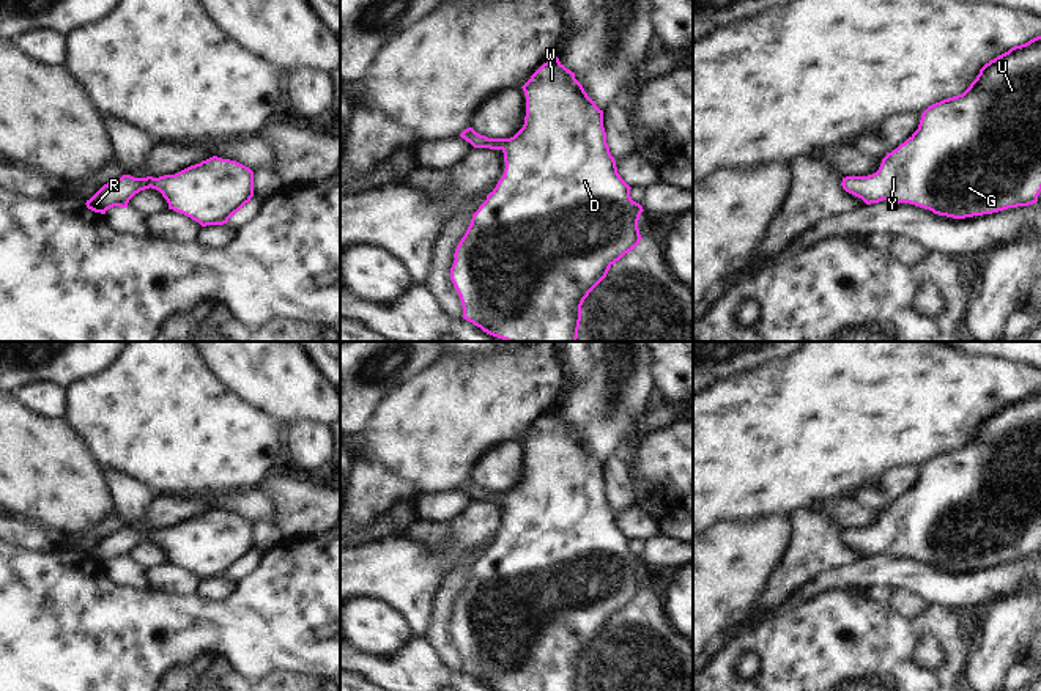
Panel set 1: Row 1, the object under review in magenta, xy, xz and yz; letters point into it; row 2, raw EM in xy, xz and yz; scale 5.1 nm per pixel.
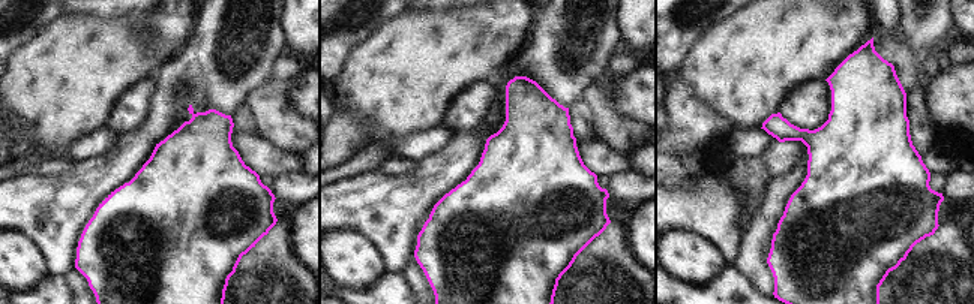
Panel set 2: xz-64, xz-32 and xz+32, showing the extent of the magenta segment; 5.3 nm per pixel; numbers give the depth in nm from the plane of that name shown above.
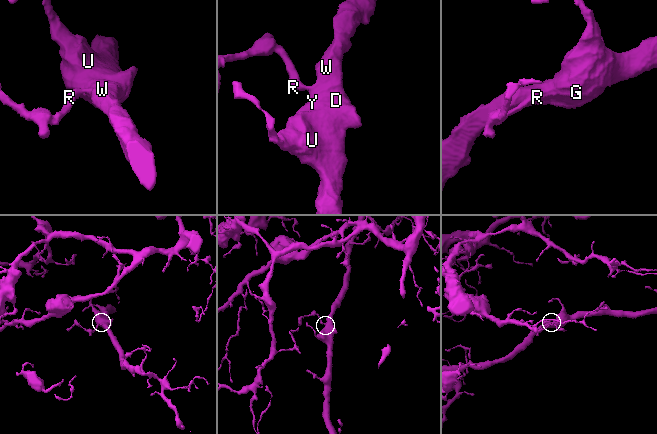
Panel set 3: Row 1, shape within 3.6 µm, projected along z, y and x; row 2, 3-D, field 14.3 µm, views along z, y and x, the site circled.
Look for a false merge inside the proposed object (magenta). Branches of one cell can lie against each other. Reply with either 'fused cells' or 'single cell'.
single cell

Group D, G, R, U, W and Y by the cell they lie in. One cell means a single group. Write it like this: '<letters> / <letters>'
D G R U W Y

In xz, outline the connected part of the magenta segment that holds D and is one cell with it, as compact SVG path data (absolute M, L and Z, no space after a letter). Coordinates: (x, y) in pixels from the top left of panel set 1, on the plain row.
M553 409L521 441L526 469L513 490L488 491L472 480L460 486L474 501L501 502L506 521L496 540L472 567L455 601L450 633L461 653L461 669L493 689L578 691L584 652L606 630L609 620L639 597L643 590L638 573L644 562L632 552L632 540L617 526L606 496L603 463L587 449L575 425Z

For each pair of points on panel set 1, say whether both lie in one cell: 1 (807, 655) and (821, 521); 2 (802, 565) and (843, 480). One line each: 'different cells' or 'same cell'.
1: different cells
2: different cells

